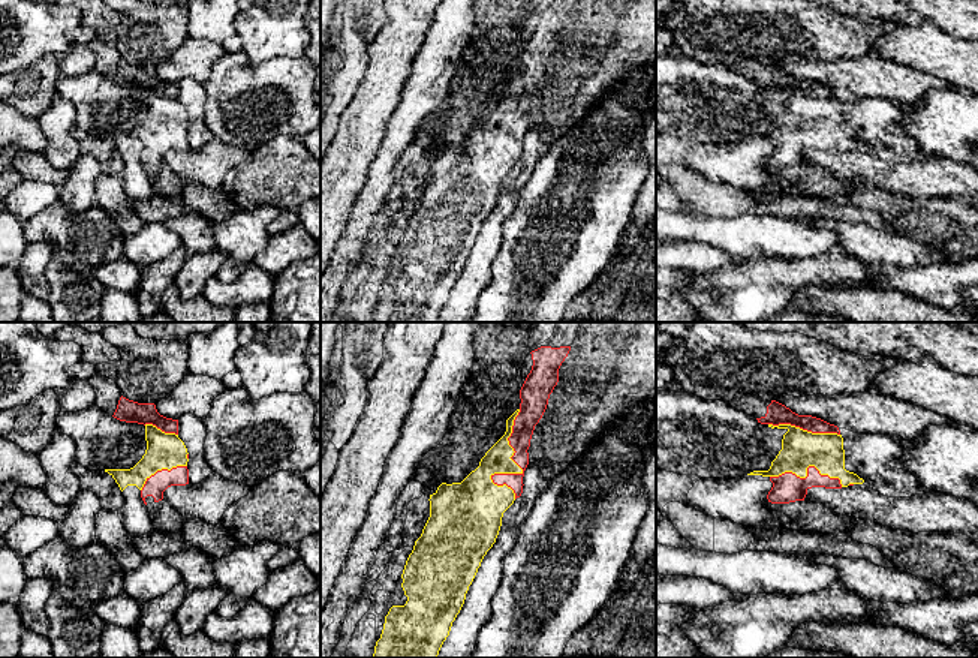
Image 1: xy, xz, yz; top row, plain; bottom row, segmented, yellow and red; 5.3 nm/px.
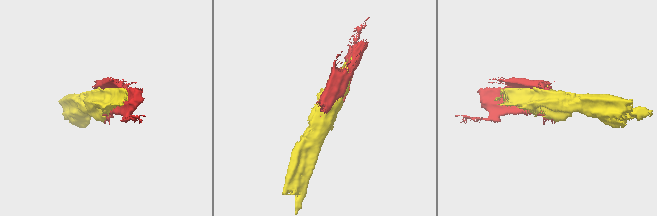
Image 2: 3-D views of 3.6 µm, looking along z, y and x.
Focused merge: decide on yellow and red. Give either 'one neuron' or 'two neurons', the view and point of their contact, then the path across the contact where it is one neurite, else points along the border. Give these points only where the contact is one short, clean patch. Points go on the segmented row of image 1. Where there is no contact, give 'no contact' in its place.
one neuron; contact xz (521, 471)

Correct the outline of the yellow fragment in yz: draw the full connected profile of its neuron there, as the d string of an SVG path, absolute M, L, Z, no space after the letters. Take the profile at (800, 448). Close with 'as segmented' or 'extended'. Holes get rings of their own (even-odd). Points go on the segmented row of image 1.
M771 400L767 406L767 414L756 420L771 429L788 430L782 439L782 450L771 462L770 469L747 474L770 478L773 487L767 495L768 502L789 504L804 501L807 490L812 487L842 489L864 483L857 474L845 469L843 438L837 426L812 415L798 415L776 400Z; extended

